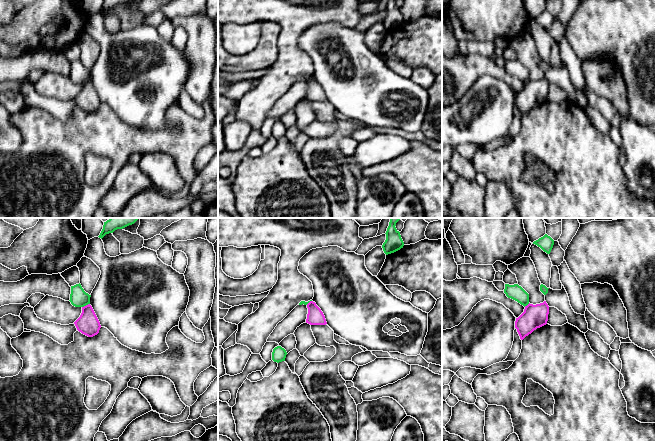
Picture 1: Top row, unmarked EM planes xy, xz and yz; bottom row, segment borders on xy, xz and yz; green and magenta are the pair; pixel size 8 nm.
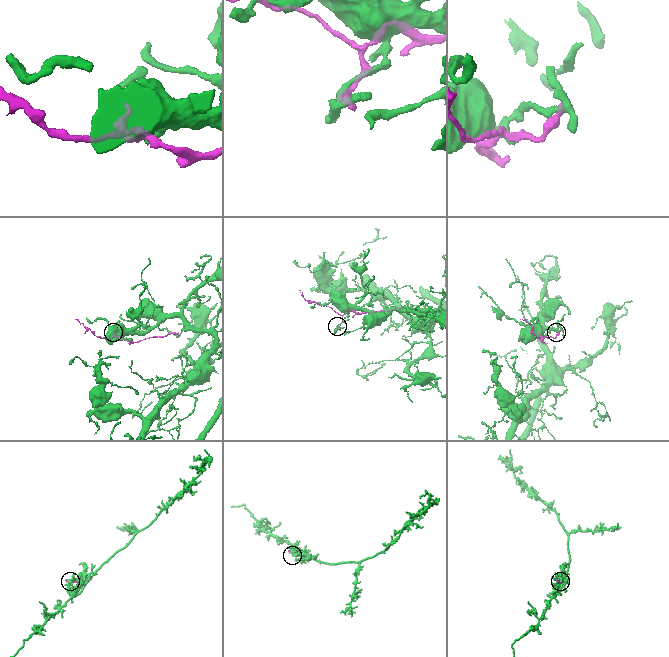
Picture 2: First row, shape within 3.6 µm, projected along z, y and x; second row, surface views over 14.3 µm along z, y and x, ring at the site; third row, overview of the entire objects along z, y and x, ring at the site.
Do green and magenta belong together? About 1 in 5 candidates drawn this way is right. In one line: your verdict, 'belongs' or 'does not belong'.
does not belong

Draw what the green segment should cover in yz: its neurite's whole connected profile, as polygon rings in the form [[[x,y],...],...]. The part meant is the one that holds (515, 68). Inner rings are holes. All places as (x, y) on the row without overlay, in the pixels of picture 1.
[[[505,60],[504,69],[508,74],[511,74],[524,83],[529,80],[529,70],[518,60]]]

